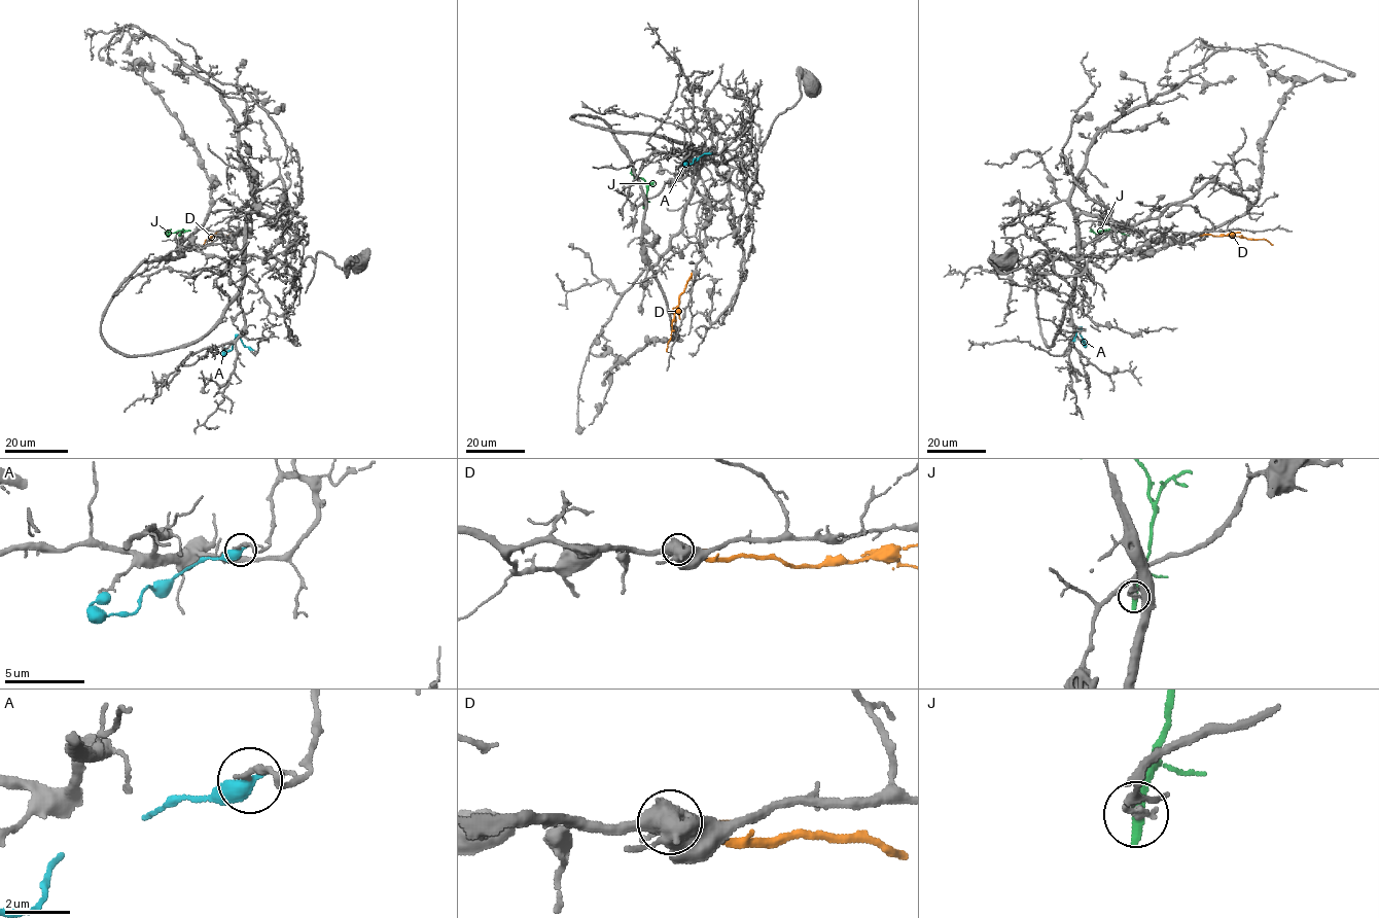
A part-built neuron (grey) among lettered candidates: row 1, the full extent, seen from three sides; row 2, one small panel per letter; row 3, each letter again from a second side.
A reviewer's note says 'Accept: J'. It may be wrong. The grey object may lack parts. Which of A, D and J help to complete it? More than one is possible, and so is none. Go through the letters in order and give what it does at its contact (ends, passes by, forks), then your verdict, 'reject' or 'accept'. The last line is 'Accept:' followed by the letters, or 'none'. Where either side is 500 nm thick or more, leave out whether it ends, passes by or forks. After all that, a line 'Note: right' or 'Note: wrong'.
A: reject
D: reject
J: it ends; reject
Accept: none
Note: wrong

